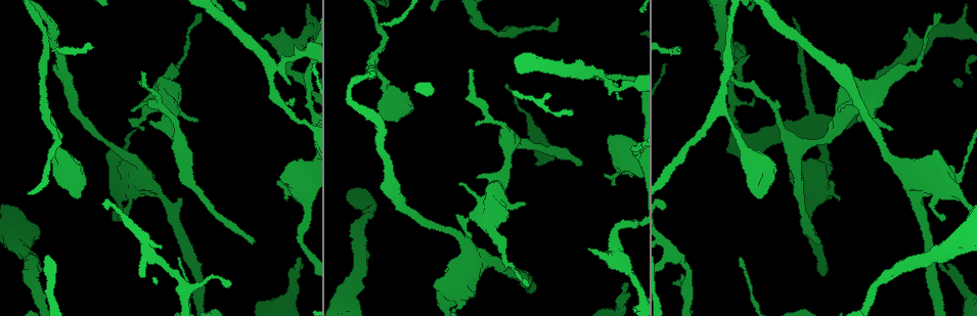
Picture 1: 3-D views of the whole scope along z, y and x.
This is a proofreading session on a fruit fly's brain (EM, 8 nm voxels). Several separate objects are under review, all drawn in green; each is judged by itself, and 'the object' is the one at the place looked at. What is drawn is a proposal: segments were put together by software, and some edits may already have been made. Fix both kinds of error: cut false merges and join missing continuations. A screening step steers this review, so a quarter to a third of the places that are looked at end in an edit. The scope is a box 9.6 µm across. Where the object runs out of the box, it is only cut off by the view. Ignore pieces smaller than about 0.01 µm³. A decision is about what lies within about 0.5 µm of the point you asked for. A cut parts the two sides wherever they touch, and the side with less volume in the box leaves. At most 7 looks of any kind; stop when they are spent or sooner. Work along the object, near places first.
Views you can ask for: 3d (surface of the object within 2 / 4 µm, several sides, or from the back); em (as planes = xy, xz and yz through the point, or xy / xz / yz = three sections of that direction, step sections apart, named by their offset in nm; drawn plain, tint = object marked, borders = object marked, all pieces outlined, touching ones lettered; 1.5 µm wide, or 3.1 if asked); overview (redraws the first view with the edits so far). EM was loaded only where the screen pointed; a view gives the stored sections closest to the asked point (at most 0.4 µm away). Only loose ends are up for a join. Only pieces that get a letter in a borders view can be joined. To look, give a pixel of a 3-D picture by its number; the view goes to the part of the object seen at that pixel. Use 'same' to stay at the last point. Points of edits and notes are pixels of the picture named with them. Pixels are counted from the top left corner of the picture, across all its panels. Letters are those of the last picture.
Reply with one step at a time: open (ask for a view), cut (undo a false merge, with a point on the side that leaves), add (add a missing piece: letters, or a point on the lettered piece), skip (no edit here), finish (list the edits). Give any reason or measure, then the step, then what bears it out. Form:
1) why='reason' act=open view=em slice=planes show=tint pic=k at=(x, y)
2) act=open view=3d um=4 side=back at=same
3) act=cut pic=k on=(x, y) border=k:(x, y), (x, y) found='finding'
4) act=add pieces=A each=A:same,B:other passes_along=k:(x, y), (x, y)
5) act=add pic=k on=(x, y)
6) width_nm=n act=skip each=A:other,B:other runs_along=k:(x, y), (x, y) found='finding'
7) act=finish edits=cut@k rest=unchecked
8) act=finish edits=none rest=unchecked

why='an open end' act=open view=em slice=planes show=tint pic=1 at=(818, 241)

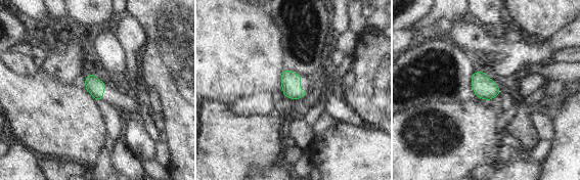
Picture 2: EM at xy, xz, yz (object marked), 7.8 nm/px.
why='see the neighbours' act=open view=em slice=planes show=borders at=same

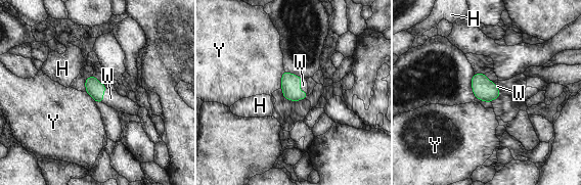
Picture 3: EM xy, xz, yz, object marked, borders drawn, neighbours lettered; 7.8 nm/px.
act=add pieces=W each=H:other,W:same,Y:other passes_along=3:(289, 83), (299, 87), (303, 85) found='it goes on there'

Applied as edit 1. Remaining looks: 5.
why='branch stops here' act=open view=em slice=planes show=borders pic=1 at=(903, 38)

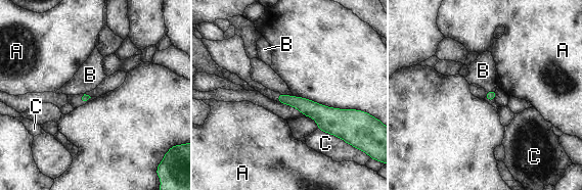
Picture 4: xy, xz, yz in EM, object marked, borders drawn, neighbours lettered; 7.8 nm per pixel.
act=skip each=A:other,B:other,C:other runs_along=4:(280, 97), (325, 117), (347, 117) found='none of them fits'

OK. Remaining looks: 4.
why='an open end' act=open view=em slice=planes show=borders pic=1 at=(939, 13)

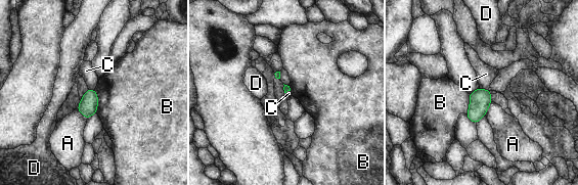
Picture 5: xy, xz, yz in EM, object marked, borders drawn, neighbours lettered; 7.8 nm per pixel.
act=skip each=A:other,B:other,C:other,D:other border=5:(480, 87), (488, 90) found='no lettered piece goes on from it'

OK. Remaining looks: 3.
act=finish edits=add@3 rest=unchecked

